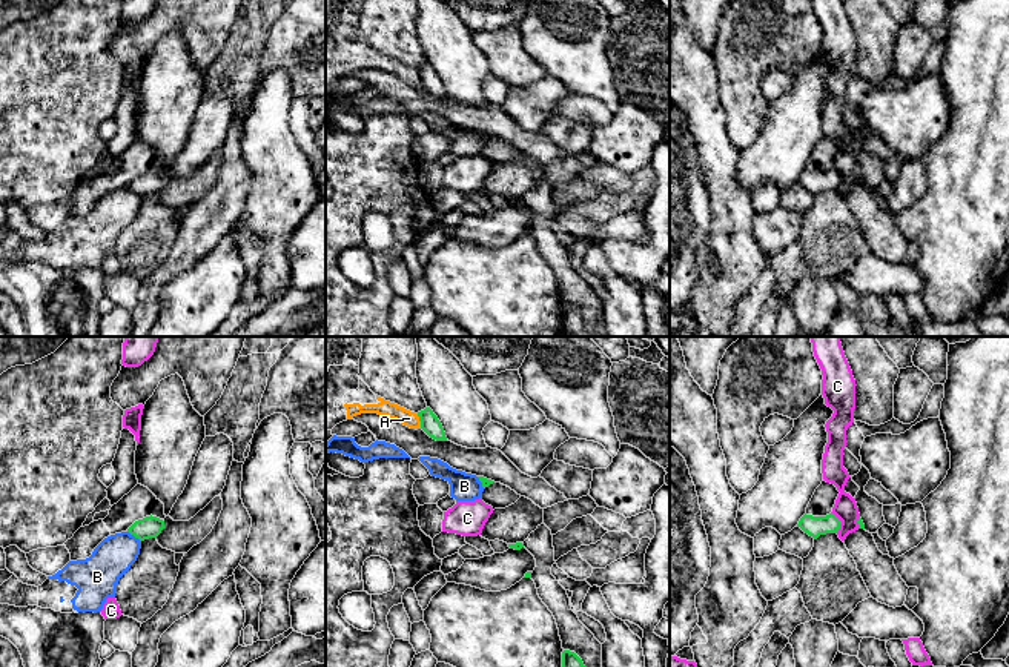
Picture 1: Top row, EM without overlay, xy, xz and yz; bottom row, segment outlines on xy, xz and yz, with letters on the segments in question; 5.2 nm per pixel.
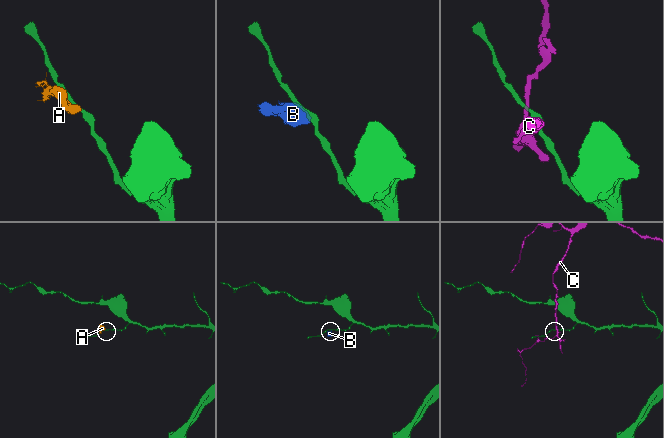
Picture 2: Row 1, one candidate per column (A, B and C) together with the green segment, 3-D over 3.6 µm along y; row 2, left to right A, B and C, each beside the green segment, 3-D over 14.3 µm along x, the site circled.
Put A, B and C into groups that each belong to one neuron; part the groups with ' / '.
A B / C

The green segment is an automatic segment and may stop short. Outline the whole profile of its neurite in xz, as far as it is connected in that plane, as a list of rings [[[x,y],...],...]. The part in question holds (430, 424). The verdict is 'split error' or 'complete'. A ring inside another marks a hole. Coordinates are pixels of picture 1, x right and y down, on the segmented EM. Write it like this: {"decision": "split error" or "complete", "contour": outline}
{"decision": "complete", "contour": [[[430,407],[418,412],[421,429],[436,441],[447,441],[444,427]]]}

